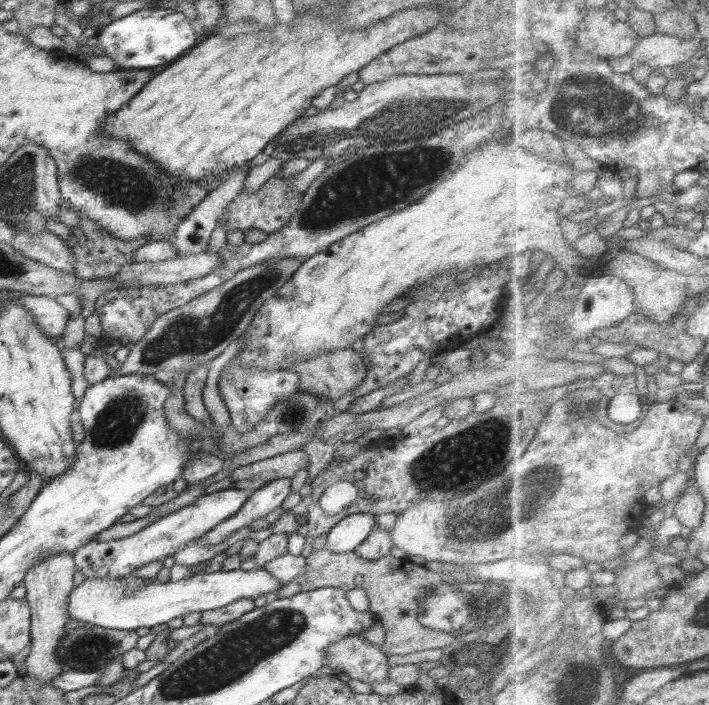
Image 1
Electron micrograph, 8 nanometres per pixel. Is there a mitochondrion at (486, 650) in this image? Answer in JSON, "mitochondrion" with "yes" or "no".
{"mitochondrion":"yes"}

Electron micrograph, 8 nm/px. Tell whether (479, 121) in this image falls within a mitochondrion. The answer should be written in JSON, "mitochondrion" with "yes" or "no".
{"mitochondrion":"no"}

